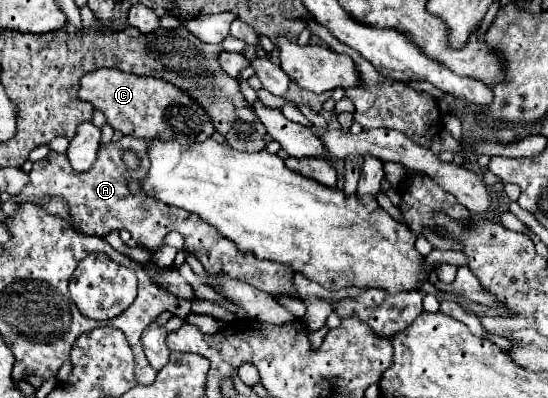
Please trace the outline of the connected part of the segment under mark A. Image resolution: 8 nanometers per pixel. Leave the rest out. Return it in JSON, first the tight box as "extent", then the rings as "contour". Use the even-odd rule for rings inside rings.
{"extent":[16,137,300,299],"contour":[[[122,137],[118,143],[100,145],[96,163],[84,173],[74,171],[70,167],[70,161],[68,161],[66,155],[50,151],[46,159],[36,161],[32,165],[32,171],[28,173],[30,175],[30,185],[26,187],[26,191],[22,191],[16,197],[16,201],[24,203],[24,201],[38,201],[38,199],[42,201],[42,199],[50,199],[50,197],[62,197],[62,199],[68,201],[74,227],[78,227],[80,233],[106,237],[114,229],[128,229],[132,239],[140,247],[150,249],[150,251],[158,249],[162,245],[164,237],[170,231],[178,231],[184,237],[182,251],[194,255],[210,275],[222,273],[222,275],[246,281],[248,285],[252,285],[260,291],[266,291],[270,295],[300,299],[300,295],[298,295],[298,291],[294,289],[294,283],[292,283],[294,269],[290,269],[288,265],[274,263],[274,261],[260,261],[250,251],[240,251],[230,239],[222,237],[212,225],[202,221],[198,215],[188,213],[180,207],[164,205],[158,199],[148,197],[142,189],[136,195],[130,193],[128,179],[132,177],[136,181],[142,181],[148,175],[150,159],[148,159],[148,149],[146,147],[148,147],[148,141],[134,139],[134,137]],[[128,149],[136,151],[140,155],[142,165],[140,165],[138,171],[130,171],[122,163],[122,153],[128,151]]]}

